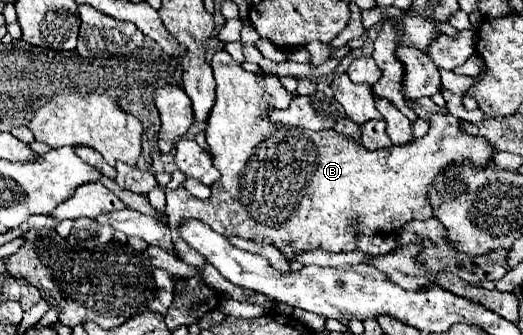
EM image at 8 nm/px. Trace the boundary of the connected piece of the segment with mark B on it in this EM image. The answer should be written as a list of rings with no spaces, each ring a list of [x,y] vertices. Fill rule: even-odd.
[[[218,50],[212,58],[212,70],[214,70],[214,78],[216,78],[216,104],[210,112],[210,118],[208,118],[208,128],[206,128],[206,142],[210,146],[210,152],[212,152],[212,160],[214,160],[214,166],[216,170],[220,170],[220,180],[212,186],[212,196],[208,200],[200,200],[200,198],[192,198],[188,190],[184,188],[178,188],[178,190],[166,190],[166,214],[170,218],[170,228],[172,228],[172,240],[174,240],[174,248],[178,252],[178,256],[186,262],[186,264],[192,264],[196,268],[202,268],[206,264],[206,258],[202,254],[198,254],[196,250],[192,250],[178,234],[176,234],[176,226],[182,218],[198,218],[202,220],[204,224],[208,224],[212,230],[216,230],[218,234],[224,234],[224,236],[240,236],[240,238],[246,238],[246,240],[256,240],[256,242],[270,242],[274,244],[286,260],[292,260],[294,254],[298,252],[304,252],[304,250],[314,250],[314,248],[320,248],[320,250],[326,250],[326,252],[352,252],[356,250],[356,244],[354,244],[354,236],[358,232],[362,234],[394,234],[396,230],[400,230],[408,220],[428,220],[432,216],[432,208],[430,204],[426,204],[426,188],[430,188],[430,184],[434,182],[434,178],[438,176],[438,172],[442,172],[442,168],[448,168],[450,164],[460,164],[462,160],[470,160],[470,164],[474,164],[474,168],[488,168],[492,158],[494,158],[494,148],[490,148],[490,144],[486,144],[486,140],[482,140],[482,136],[470,136],[466,132],[462,132],[462,124],[464,120],[462,118],[456,118],[452,116],[450,112],[446,114],[434,114],[432,116],[432,122],[430,122],[430,130],[426,136],[418,138],[414,144],[402,144],[402,146],[390,146],[390,148],[382,148],[378,152],[368,152],[366,148],[362,148],[360,142],[356,142],[354,138],[350,136],[344,136],[336,130],[322,130],[320,134],[320,140],[290,140],[284,126],[282,124],[274,124],[266,118],[264,114],[264,108],[266,106],[278,106],[278,108],[286,108],[290,104],[290,100],[294,98],[292,92],[288,92],[280,78],[278,76],[264,76],[264,74],[250,74],[246,72],[240,64],[236,64],[232,60],[232,56],[224,50]]]

